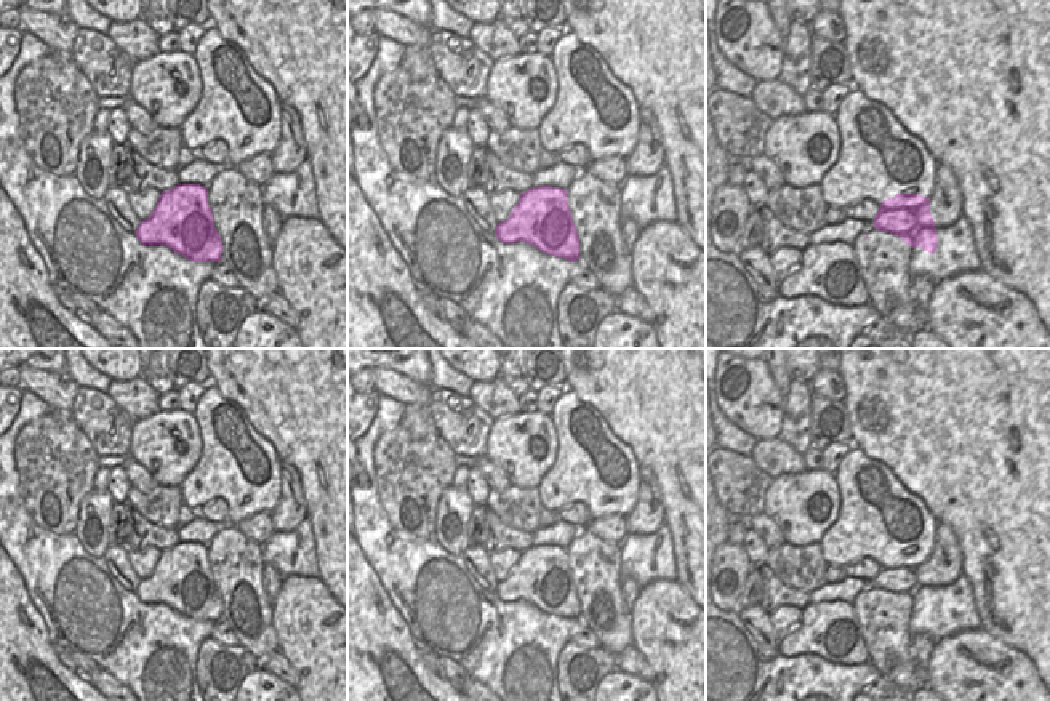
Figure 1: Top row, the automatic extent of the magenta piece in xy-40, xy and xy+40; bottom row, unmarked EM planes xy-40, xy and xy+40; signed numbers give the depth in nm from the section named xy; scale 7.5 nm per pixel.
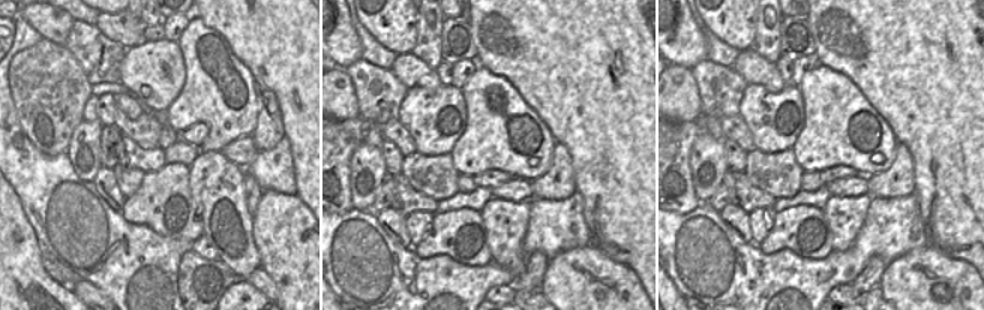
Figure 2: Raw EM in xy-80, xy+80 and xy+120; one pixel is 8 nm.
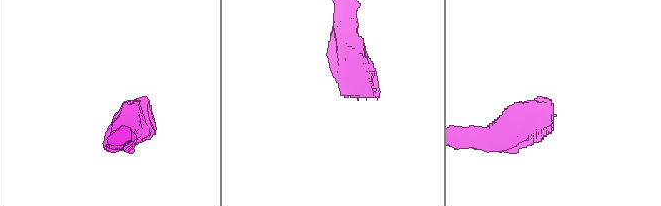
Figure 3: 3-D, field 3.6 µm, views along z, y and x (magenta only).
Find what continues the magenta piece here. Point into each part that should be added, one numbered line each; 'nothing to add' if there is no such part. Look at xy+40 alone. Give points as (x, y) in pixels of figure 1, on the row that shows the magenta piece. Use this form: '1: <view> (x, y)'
1: xy+40 (857, 256)

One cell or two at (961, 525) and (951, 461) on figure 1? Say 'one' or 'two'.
two

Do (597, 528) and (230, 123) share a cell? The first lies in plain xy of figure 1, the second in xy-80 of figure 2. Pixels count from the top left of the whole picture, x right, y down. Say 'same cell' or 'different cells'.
different cells

